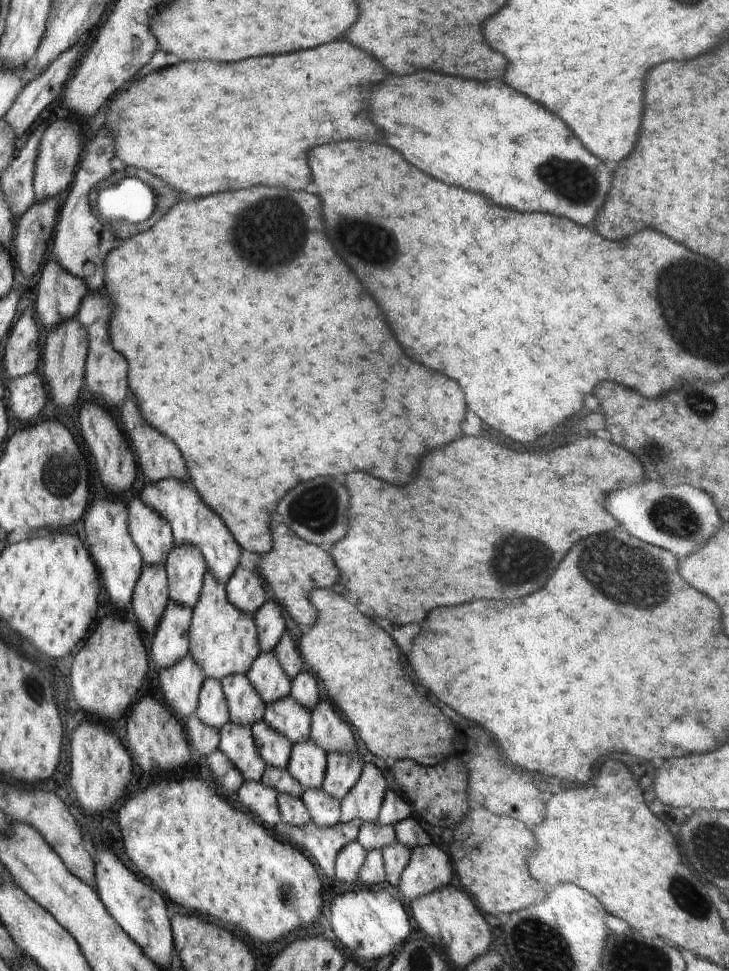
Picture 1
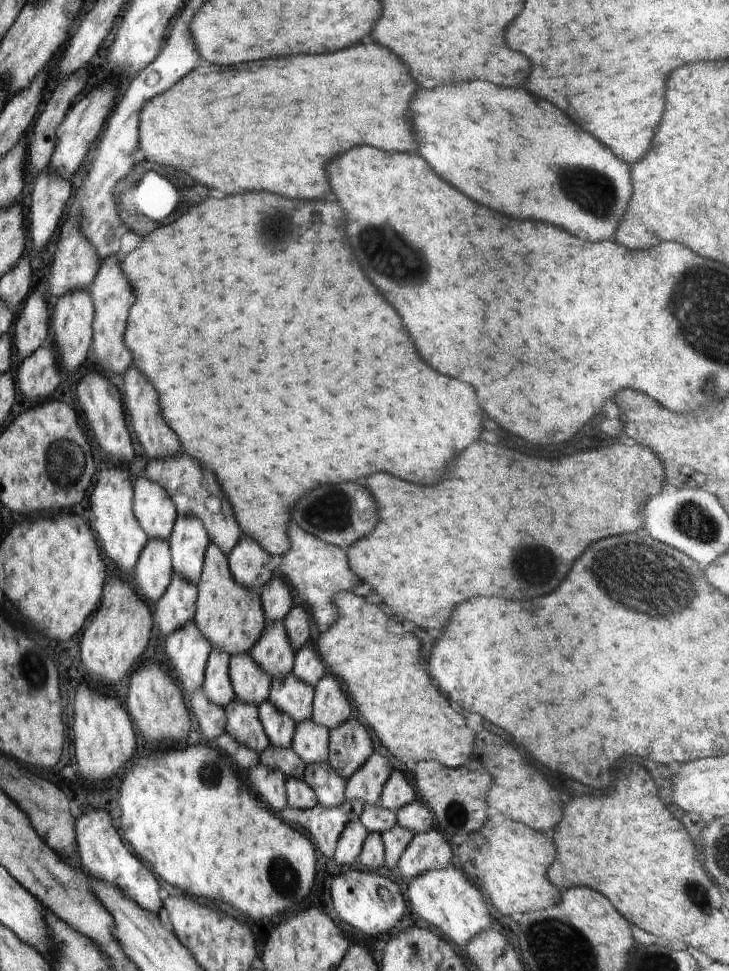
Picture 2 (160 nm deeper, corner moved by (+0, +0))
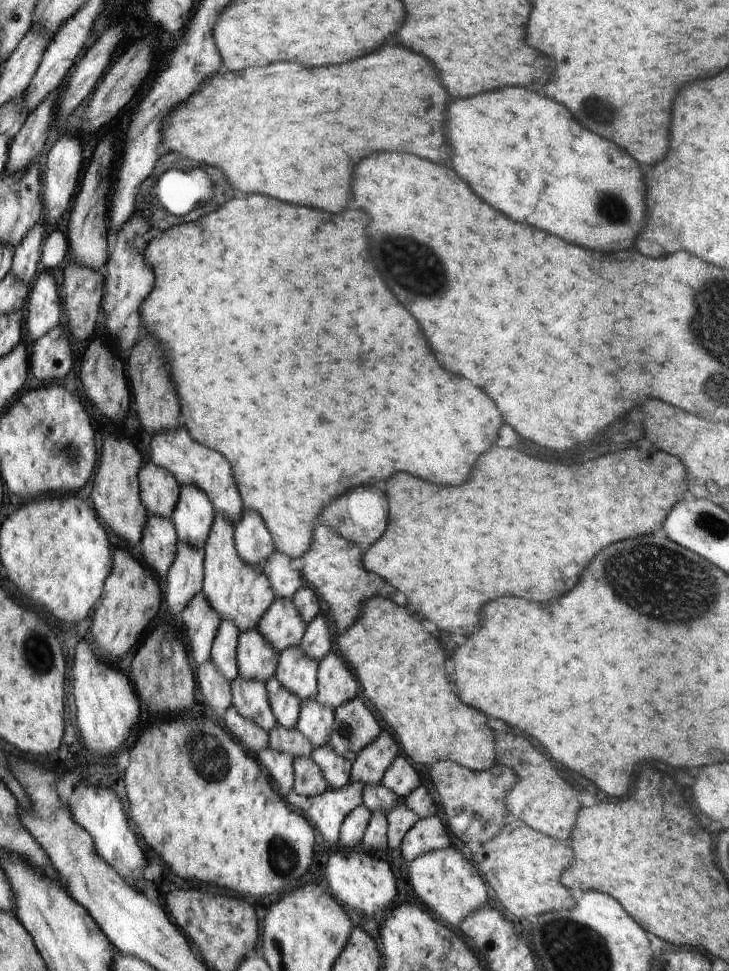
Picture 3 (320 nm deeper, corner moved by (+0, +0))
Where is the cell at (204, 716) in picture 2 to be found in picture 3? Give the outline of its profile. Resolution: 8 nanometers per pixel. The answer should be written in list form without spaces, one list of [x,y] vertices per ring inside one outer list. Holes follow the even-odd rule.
[[[206,659],[199,664],[197,677],[200,683],[200,692],[210,707],[211,716],[219,719],[233,704],[231,682],[221,673],[221,670],[210,660]]]

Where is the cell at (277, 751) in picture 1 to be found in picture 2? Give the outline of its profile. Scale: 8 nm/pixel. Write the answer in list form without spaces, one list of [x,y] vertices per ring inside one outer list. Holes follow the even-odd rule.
[[[270,698],[257,707],[258,720],[262,724],[264,734],[272,746],[278,748],[290,748],[293,740],[296,724],[288,718],[288,714],[282,714],[278,708],[274,708]]]

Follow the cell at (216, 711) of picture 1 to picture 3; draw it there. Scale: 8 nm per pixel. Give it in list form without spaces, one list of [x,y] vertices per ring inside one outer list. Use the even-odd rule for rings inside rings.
[[[222,619],[210,653],[210,660],[230,682],[239,675],[237,665],[239,632],[233,620]]]

